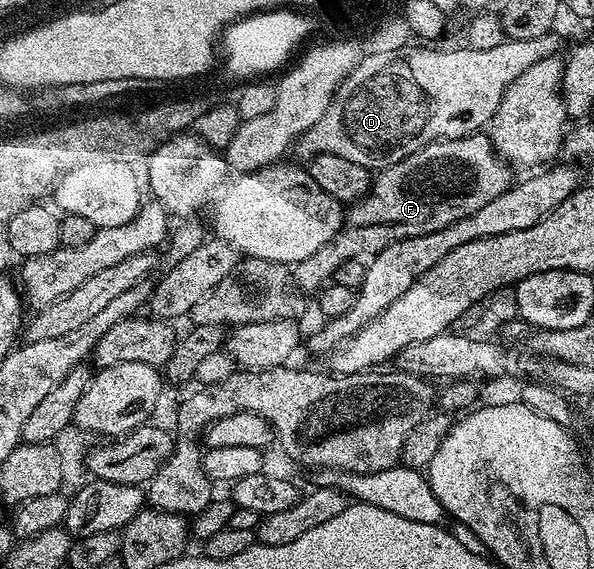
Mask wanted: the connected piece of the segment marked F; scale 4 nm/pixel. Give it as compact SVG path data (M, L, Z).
M484 131L422 147L414 155L375 174L371 189L347 210L344 224L334 239L325 241L314 255L291 266L293 286L304 295L319 294L346 259L381 253L390 243L430 235L430 231L442 231L442 227L474 215L490 199L498 199L502 191L509 189L514 181L511 172L496 154L491 136Z

